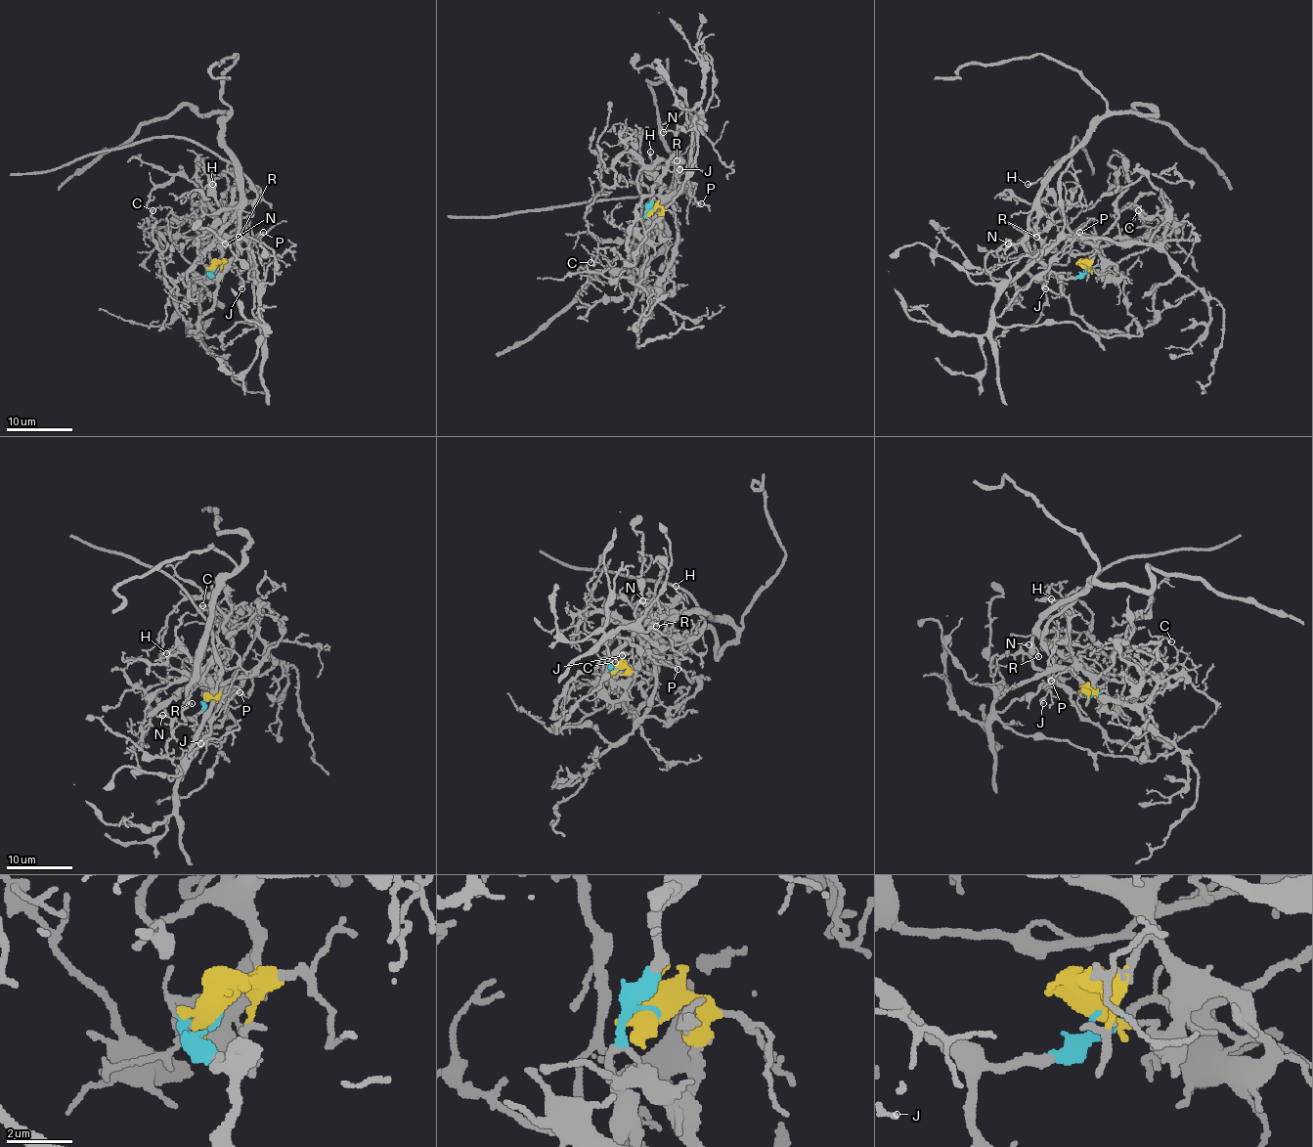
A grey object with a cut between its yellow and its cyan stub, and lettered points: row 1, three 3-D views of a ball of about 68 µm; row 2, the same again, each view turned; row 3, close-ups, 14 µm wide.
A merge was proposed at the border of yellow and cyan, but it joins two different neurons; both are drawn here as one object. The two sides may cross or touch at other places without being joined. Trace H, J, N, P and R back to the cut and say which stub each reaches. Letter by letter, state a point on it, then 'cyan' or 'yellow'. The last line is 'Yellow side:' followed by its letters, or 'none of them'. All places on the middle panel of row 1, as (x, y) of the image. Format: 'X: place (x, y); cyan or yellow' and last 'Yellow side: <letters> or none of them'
H: place (650, 152); yellow
J: place (679, 169); cyan
N: place (663, 132); cyan
P: place (701, 203); yellow
R: place (677, 160); cyan
Yellow side: H, P

